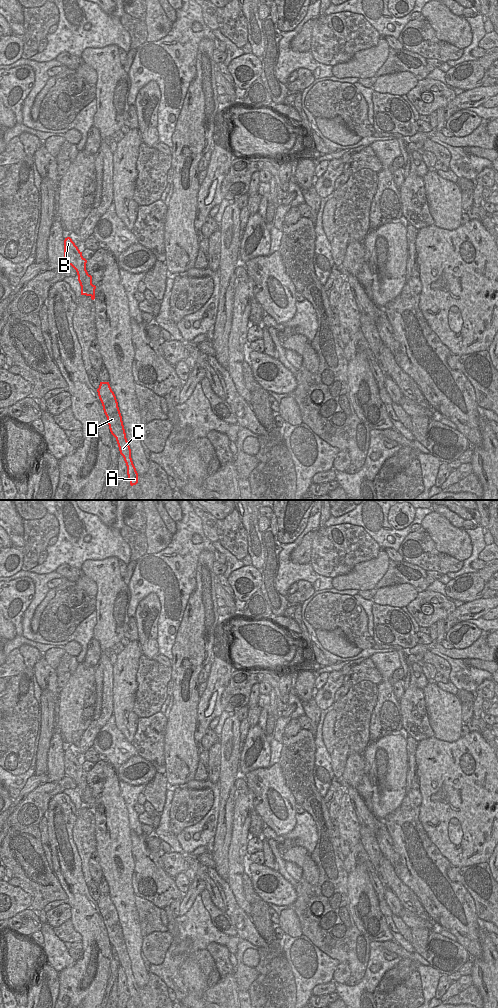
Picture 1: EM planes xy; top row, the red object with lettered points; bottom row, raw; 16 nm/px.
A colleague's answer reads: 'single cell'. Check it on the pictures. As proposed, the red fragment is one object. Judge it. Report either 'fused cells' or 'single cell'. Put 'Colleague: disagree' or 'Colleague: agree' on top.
Colleague: disagree
fused cells

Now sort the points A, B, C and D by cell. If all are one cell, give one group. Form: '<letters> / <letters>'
A C D / B

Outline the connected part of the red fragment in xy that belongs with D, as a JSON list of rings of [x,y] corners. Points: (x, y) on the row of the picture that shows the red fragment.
[[[100,382],[97,392],[107,417],[110,432],[116,438],[120,454],[123,456],[126,463],[130,485],[136,485],[138,483],[138,473],[131,458],[131,449],[126,438],[116,396],[109,382]]]

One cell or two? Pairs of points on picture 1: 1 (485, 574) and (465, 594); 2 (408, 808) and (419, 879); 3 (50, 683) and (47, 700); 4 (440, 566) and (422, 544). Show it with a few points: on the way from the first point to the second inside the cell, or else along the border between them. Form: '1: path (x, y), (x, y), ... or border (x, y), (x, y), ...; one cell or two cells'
1: path (480, 579), (470, 589); one cell
2: path (407, 826), (409, 839), (415, 850), (416, 861); one cell
3: border (42, 689), (48, 689), (55, 696), (55, 713); two cells
4: path (435, 561), (423, 549); one cell

